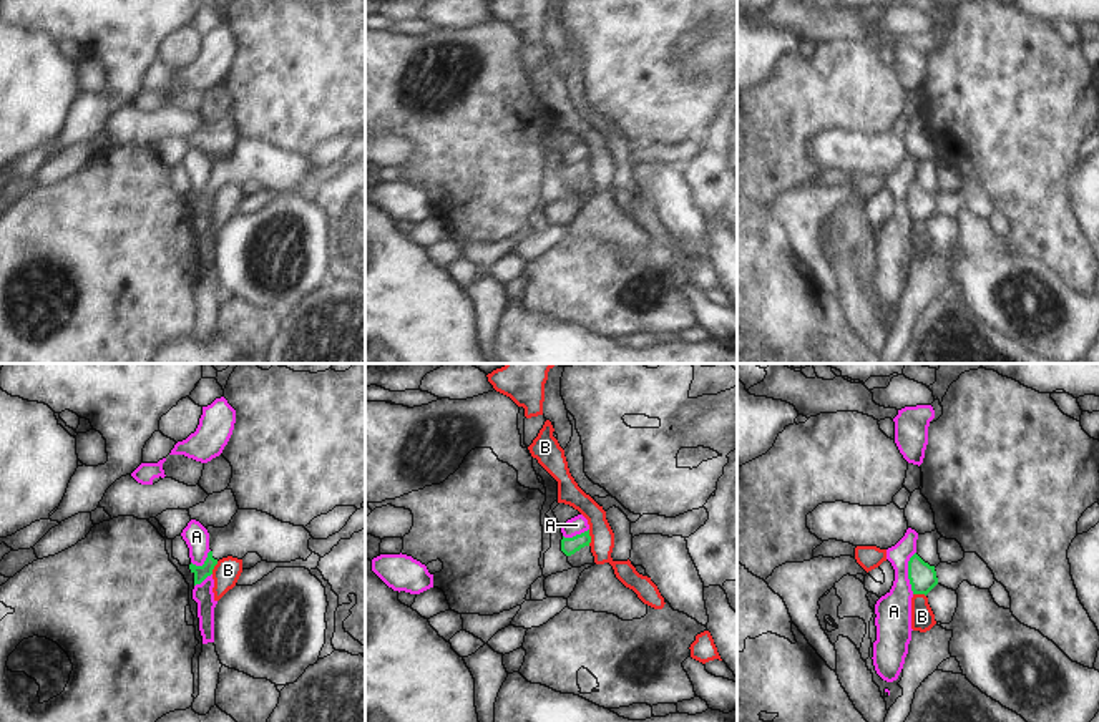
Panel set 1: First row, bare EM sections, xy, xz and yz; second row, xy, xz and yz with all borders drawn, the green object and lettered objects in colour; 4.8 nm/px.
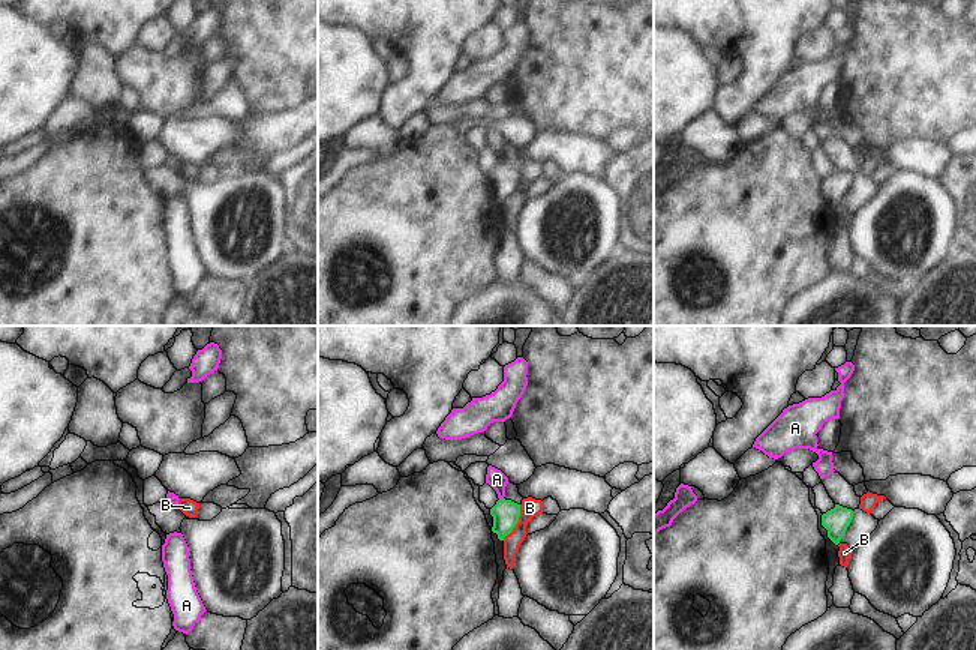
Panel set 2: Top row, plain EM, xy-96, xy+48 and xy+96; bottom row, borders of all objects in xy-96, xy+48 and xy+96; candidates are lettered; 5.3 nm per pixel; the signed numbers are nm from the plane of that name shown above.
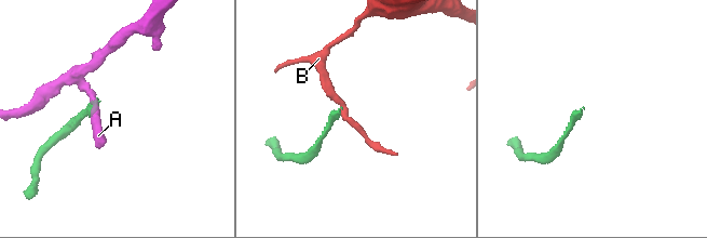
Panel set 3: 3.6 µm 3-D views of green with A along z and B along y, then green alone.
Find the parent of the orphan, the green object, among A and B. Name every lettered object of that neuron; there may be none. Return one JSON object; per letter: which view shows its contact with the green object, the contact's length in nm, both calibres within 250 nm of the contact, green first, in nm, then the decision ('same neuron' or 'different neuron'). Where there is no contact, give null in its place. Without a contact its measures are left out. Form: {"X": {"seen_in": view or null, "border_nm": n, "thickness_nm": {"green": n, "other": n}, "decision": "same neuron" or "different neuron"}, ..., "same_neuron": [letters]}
{"A": {"seen_in": "yz", "border_nm": 200, "thickness_nm": {"green": 130, "other": 180}, "decision": "different neuron"}, "B": {"seen_in": "xz", "border_nm": 80, "thickness_nm": {"green": 80, "other": 110}, "decision": "different neuron"}, "same_neuron": []}

